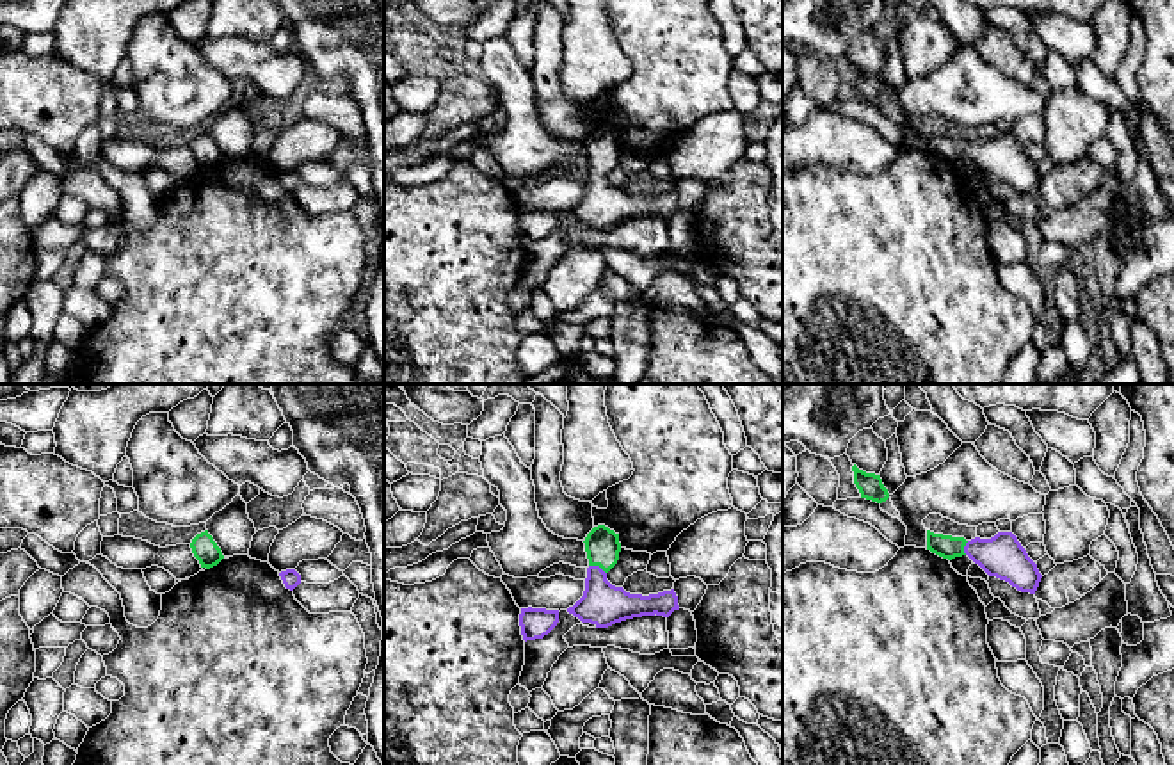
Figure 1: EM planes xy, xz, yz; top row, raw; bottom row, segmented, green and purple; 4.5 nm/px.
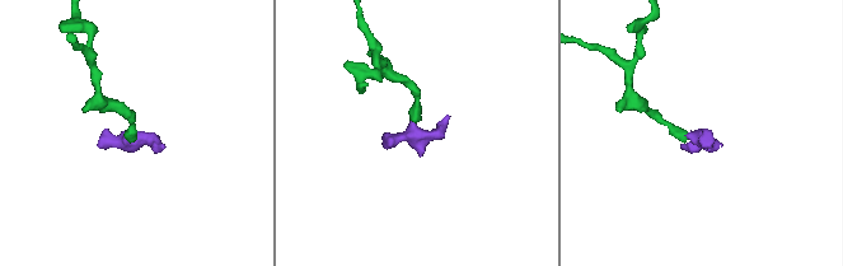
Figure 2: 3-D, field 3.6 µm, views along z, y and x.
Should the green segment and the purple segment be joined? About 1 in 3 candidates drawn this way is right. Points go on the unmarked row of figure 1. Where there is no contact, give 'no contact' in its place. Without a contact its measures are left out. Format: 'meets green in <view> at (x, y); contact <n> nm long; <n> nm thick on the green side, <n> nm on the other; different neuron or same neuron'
meets green in xz at (598, 166); contact 90 nm long; 160 nm thick on the green side, 190 nm on the other; same neuron

